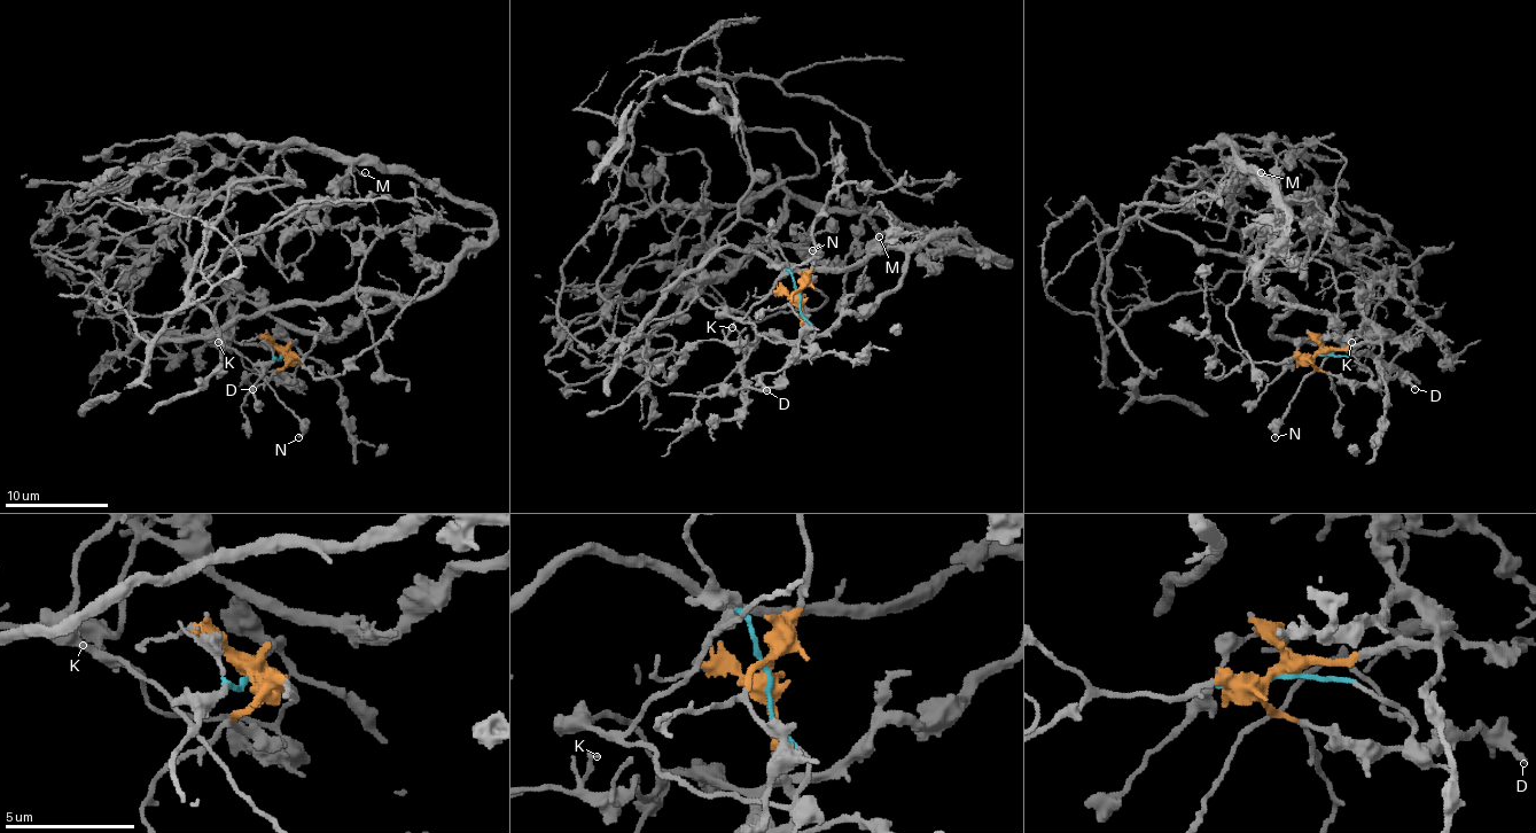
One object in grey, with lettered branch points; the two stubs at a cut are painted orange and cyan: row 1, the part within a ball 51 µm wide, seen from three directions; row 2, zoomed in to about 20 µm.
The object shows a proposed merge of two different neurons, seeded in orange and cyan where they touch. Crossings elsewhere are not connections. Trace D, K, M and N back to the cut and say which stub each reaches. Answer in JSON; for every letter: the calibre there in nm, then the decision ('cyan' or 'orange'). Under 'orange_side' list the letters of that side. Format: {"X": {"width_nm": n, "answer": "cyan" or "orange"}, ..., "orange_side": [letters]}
{"D": {"width_nm": 200, "answer": "orange"}, "K": {"width_nm": 180, "answer": "orange"}, "M": {"width_nm": 150, "answer": "orange"}, "N": {"width_nm": 280, "answer": "cyan"}, "orange_side": ["D", "K", "M"]}

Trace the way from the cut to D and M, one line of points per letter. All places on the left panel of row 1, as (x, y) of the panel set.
D: (286, 353), (286, 364), (278, 374), (290, 382), (252, 374), (252, 389)
M: (286, 353), (296, 343), (282, 325), (342, 337), (439, 287), (489, 238), (478, 207), (355, 165), (365, 173)

